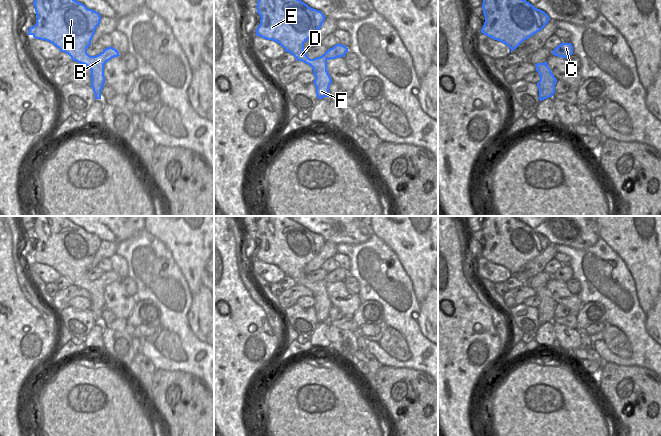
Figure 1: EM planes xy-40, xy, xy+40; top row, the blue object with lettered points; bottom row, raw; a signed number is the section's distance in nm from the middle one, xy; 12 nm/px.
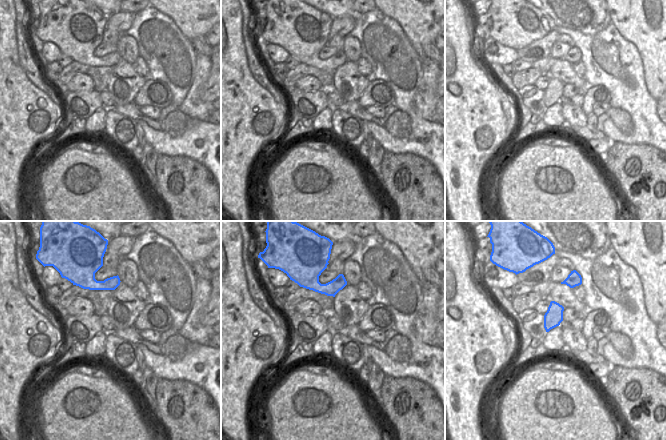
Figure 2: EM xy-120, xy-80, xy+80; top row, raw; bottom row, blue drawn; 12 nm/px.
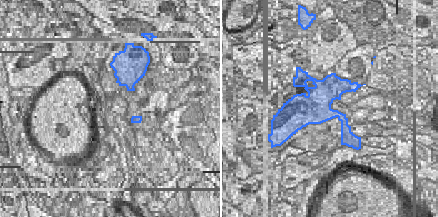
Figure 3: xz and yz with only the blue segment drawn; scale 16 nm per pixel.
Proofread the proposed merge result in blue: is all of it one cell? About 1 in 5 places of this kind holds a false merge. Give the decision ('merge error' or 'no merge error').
no merge error

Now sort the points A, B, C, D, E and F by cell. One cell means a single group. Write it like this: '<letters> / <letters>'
A B C D E F

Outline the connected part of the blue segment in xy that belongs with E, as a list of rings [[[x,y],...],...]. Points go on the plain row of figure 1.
[[[287,216],[258,217],[256,232],[261,243],[255,259],[279,267],[297,285],[310,289],[315,300],[313,307],[317,322],[329,321],[332,303],[327,295],[327,285],[344,281],[348,272],[336,268],[322,280],[310,283],[304,267],[321,252],[326,242],[324,238]]]

